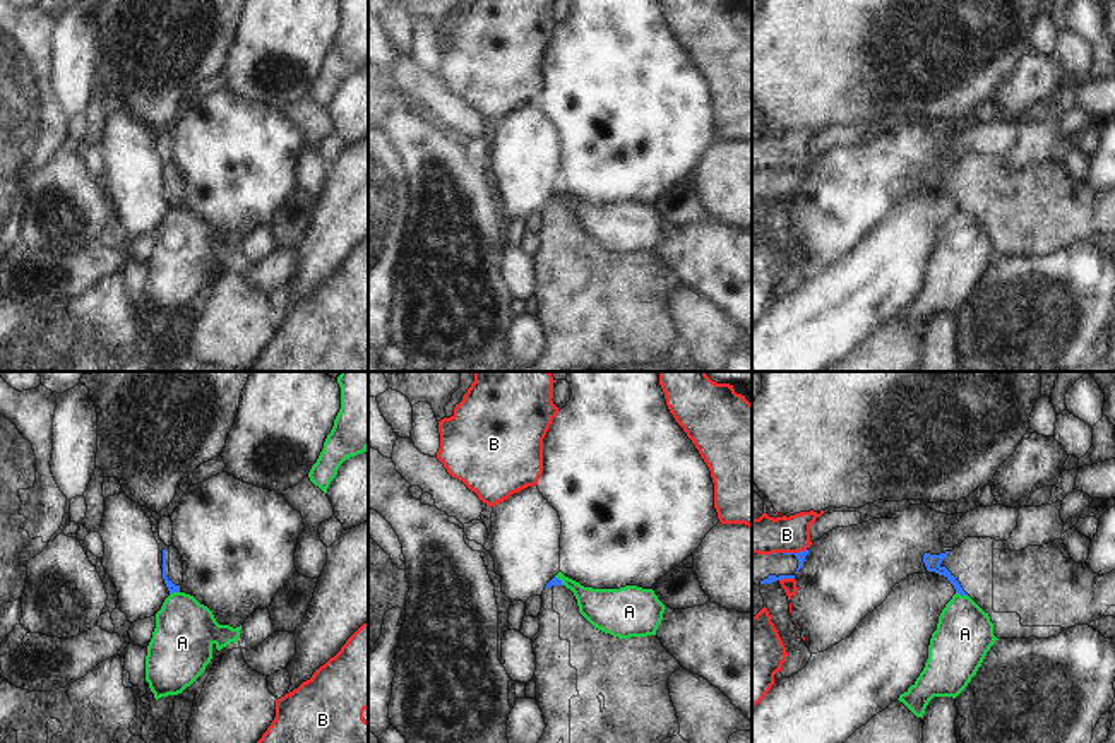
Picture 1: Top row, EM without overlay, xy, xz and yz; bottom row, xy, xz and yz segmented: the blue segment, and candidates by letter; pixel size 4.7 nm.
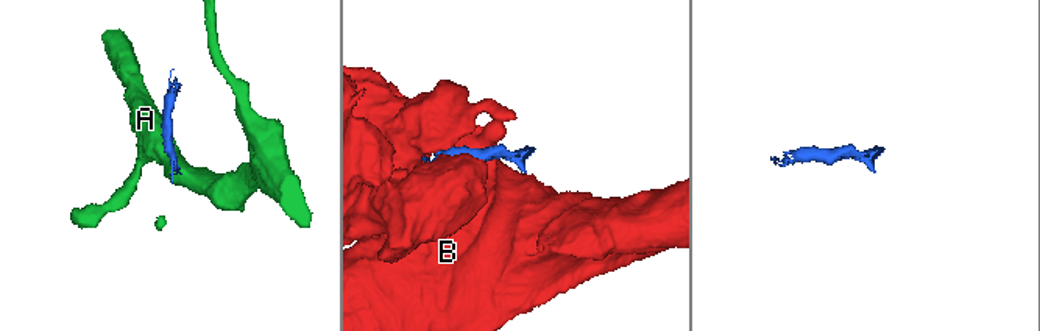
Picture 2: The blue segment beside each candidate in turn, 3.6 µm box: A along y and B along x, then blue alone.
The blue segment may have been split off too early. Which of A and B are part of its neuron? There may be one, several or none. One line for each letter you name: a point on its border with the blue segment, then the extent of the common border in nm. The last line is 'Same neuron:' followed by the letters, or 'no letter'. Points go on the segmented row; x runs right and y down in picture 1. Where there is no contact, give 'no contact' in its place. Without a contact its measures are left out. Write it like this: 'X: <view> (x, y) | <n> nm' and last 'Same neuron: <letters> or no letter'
Same neuron: no letter

